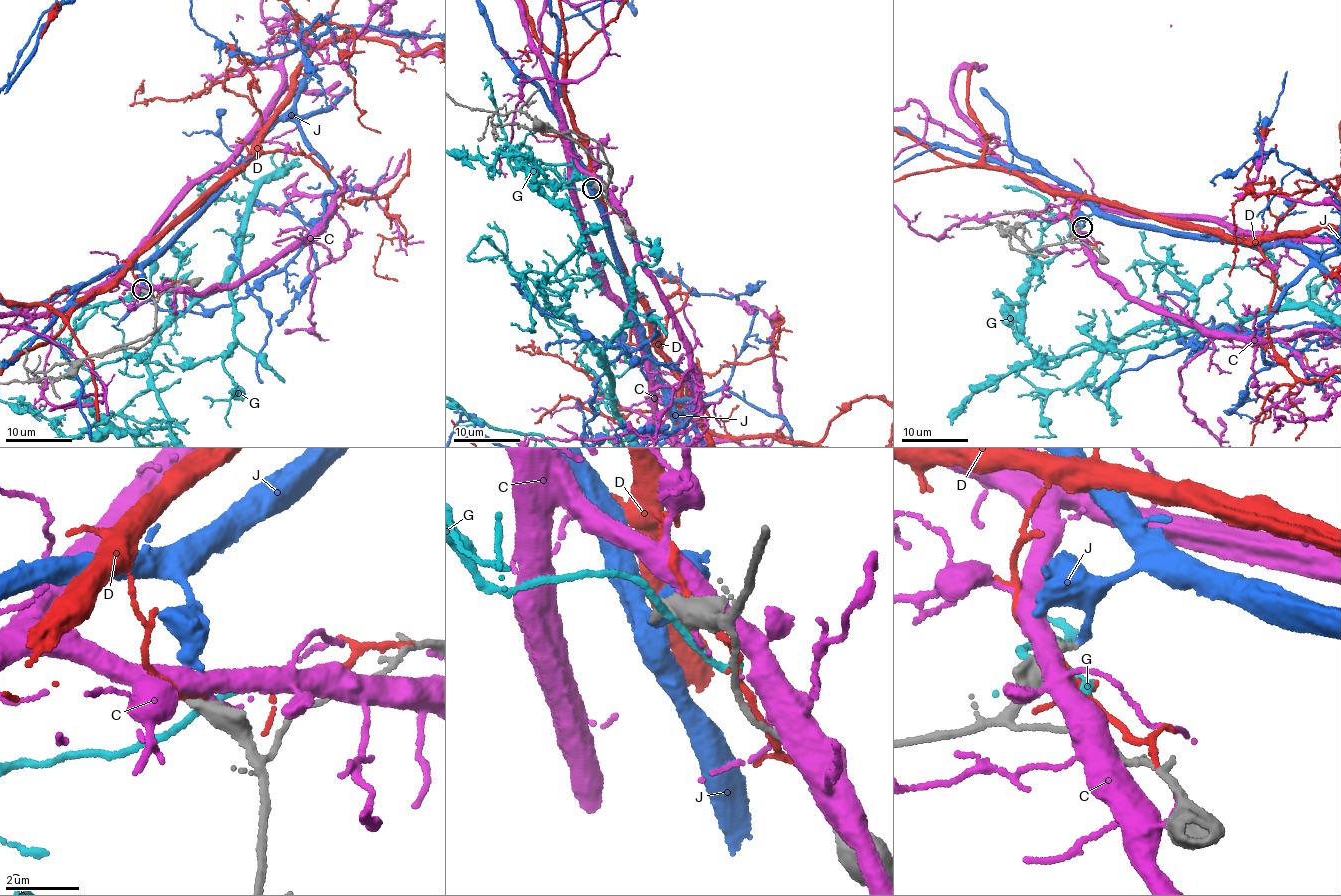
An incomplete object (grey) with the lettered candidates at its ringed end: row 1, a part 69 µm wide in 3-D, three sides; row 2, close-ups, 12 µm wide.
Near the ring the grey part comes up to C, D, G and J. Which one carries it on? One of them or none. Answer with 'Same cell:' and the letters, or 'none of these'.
Same cell: J

